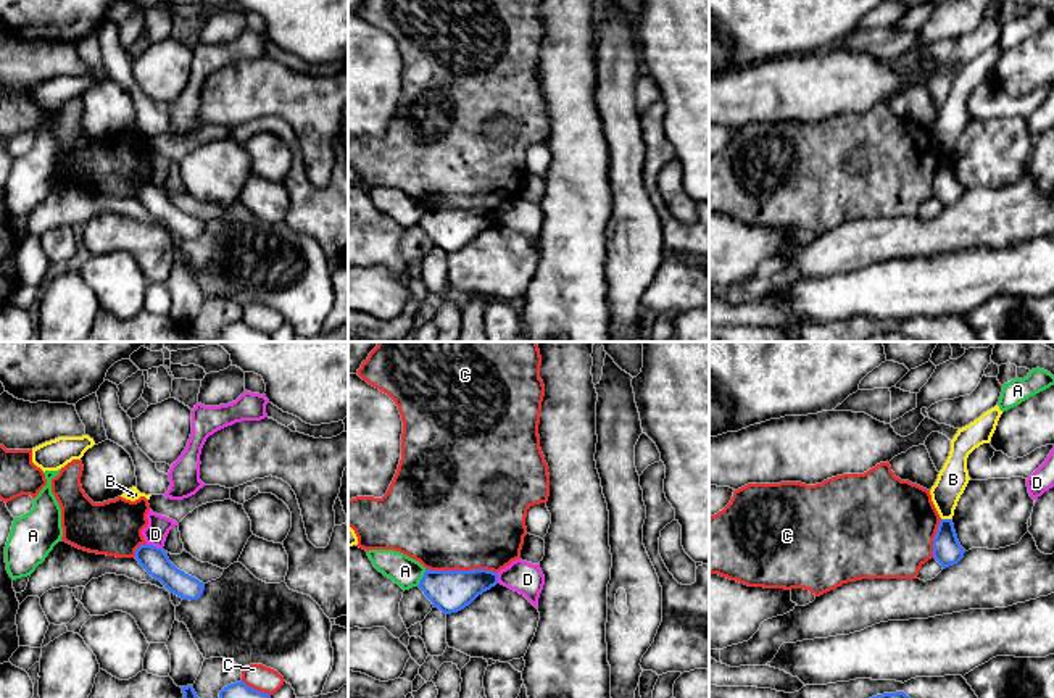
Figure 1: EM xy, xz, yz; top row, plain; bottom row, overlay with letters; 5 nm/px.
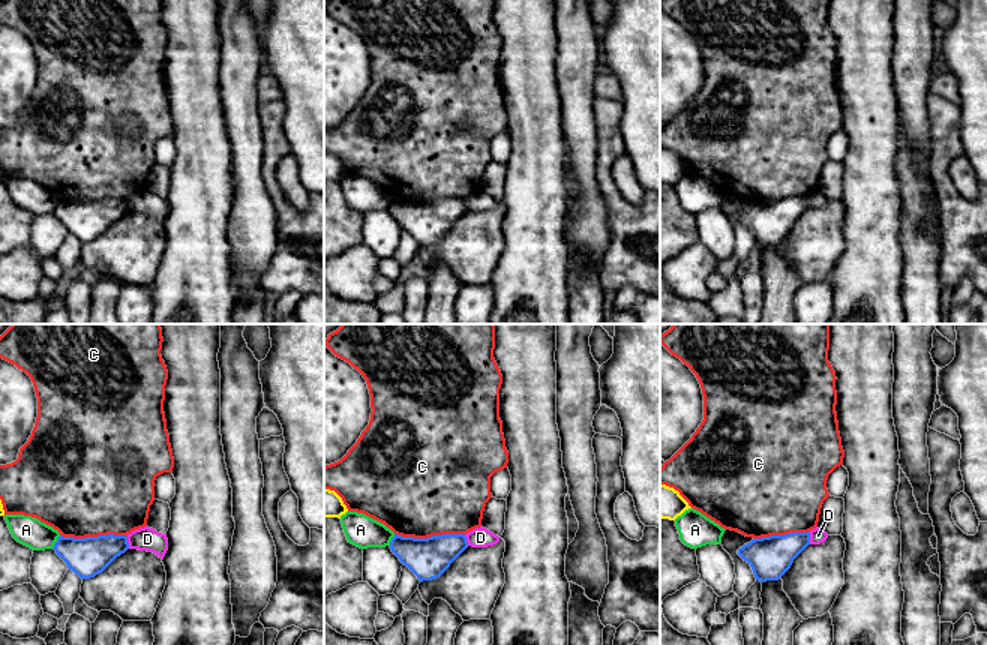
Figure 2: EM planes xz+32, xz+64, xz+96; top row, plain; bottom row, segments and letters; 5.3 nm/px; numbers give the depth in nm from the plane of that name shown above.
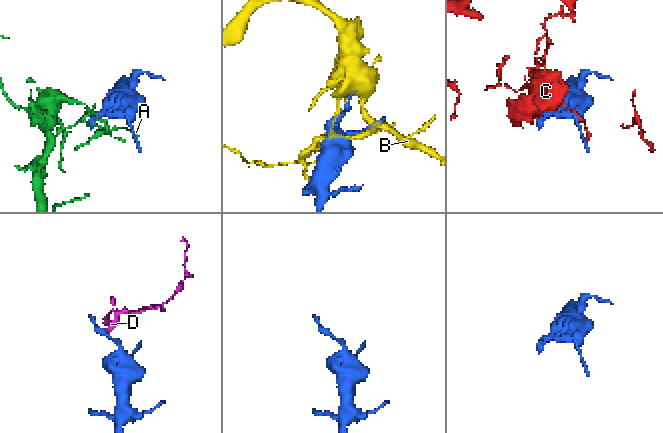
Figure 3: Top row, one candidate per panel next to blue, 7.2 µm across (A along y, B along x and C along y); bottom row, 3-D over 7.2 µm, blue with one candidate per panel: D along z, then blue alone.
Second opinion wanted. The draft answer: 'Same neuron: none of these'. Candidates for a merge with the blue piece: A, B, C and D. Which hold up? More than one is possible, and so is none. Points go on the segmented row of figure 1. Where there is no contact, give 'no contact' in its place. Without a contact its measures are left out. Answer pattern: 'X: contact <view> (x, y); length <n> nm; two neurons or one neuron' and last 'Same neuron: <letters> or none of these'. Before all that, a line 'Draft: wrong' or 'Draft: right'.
Draft: right
A: contact xz (423, 577); length 100 nm; two neurons
B: contact yz (946, 519); length 60 nm; two neurons
C: contact xz (461, 571); length 360 nm; two neurons
D: contact xy (155, 547); length 90 nm; two neurons
Same neuron: none of these

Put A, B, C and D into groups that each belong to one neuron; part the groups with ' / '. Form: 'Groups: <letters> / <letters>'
Groups: A / B / C / D

